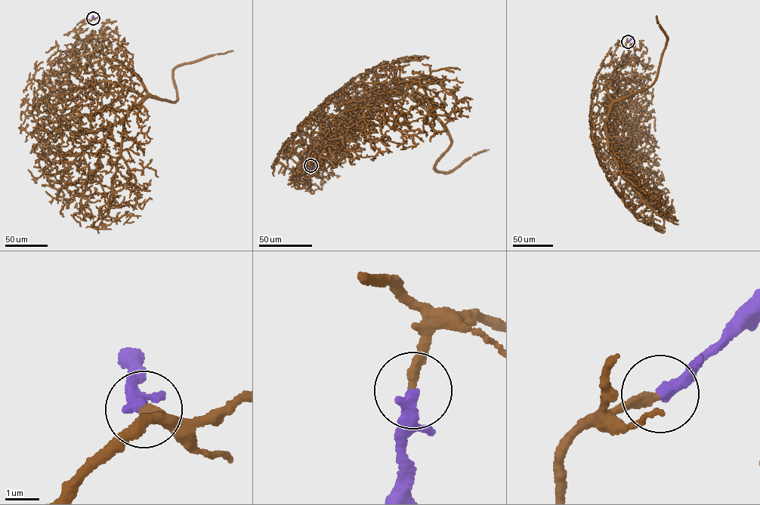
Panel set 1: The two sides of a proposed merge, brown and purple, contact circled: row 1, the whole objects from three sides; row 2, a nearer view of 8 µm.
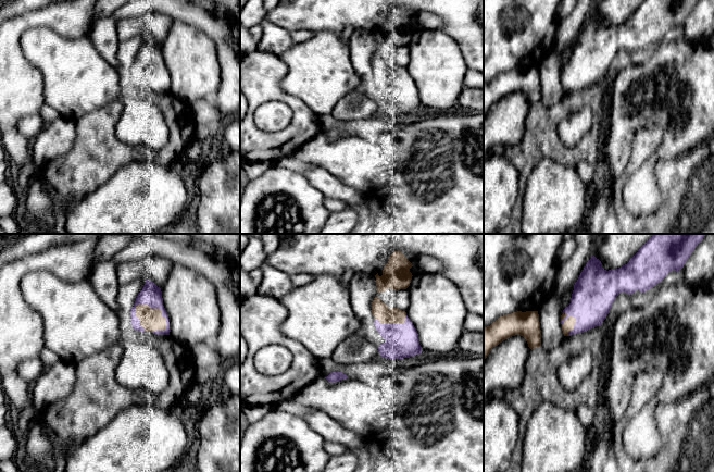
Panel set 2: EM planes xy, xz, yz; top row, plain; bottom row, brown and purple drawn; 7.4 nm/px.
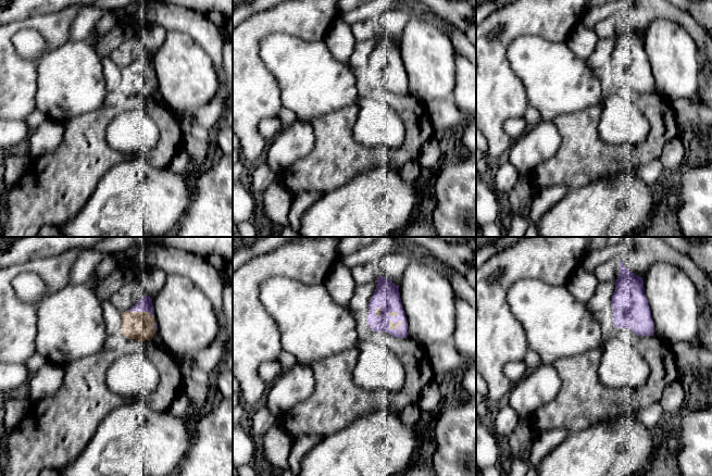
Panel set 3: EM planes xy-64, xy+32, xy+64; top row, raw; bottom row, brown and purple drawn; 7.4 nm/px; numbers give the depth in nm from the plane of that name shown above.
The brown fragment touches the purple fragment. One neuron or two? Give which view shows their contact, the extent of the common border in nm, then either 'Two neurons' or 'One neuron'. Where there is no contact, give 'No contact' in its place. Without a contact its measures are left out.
Touches brown in xy. Shared border 300 nm. One neuron

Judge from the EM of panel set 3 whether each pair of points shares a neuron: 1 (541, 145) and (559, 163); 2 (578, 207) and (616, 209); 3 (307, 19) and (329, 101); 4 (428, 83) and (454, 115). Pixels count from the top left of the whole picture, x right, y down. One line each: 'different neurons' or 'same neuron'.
1: different neurons
2: same neuron
3: different neurons
4: different neurons

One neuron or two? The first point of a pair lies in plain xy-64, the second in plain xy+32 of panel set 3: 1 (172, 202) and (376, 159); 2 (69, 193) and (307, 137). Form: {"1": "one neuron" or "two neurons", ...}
{"1": "two neurons", "2": "two neurons"}

